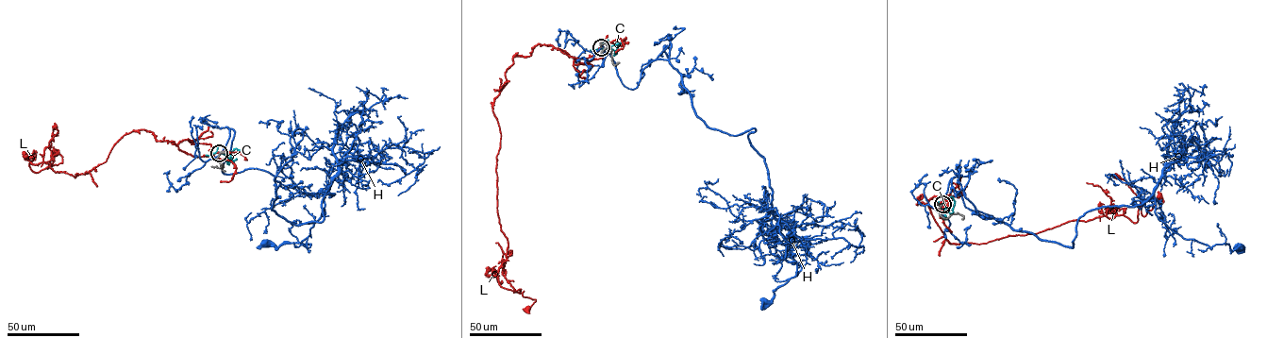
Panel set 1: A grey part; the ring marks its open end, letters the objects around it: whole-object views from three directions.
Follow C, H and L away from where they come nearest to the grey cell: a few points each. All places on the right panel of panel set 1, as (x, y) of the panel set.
C: (941, 204), (945, 204), (947, 211), (953, 211), (955, 201), (951, 196), (946, 198)
H: (941, 205), (956, 177), (983, 218), (1071, 247), (1089, 211), (1153, 195), (1173, 231), (1238, 247)
L: (942, 204), (916, 205), (925, 195), (949, 242), (981, 244), (1135, 223), (1159, 196)

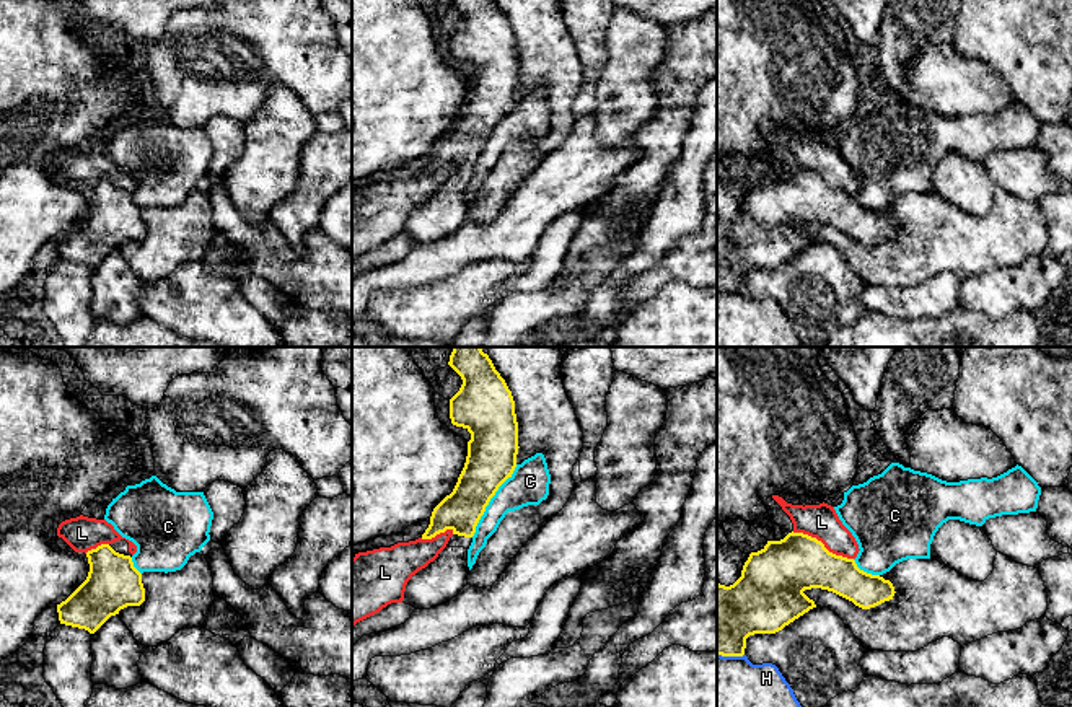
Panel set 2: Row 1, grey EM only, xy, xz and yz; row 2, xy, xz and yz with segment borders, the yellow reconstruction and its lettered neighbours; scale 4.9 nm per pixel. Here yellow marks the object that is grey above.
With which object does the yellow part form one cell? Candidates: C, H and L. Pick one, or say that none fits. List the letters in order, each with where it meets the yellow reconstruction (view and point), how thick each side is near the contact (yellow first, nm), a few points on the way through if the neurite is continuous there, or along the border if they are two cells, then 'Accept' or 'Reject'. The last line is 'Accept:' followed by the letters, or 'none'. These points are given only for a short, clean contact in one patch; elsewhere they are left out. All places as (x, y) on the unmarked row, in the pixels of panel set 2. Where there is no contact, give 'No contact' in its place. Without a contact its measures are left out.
C: Touches yellow at xz (489, 136). Thickness 240 nm (yellow) against 190 nm. Boundary: xz (517, 100), (491, 134), (471, 171). Reject
H: Touches yellow at yz (730, 290). Thickness 340 nm (yellow) against 500 nm. Boundary: yz (717, 289), (743, 290). Reject
L: Touches yellow at yz (823, 180). Thickness 300 nm (yellow) against 170 nm. Reject
Accept: none

